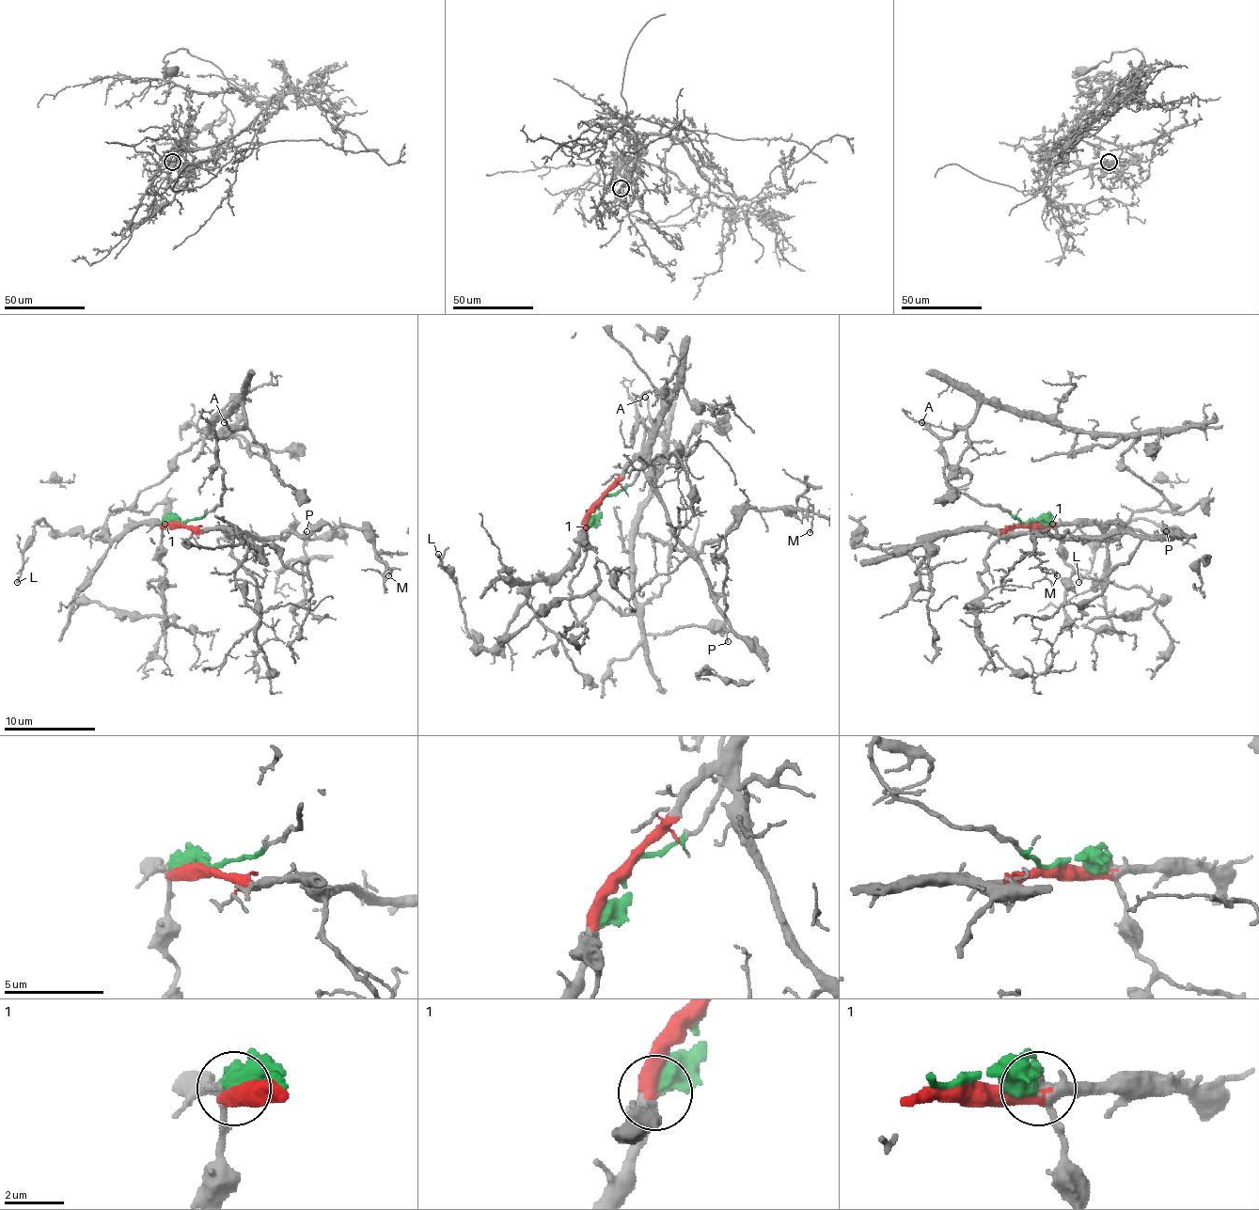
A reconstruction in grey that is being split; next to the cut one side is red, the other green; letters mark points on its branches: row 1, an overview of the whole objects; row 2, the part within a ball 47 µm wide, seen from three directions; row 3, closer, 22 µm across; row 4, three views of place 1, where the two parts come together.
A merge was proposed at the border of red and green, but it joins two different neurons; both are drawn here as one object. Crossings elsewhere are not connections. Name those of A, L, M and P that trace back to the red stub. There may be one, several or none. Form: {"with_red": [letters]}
{"with_red": ["L", "M", "P"]}

